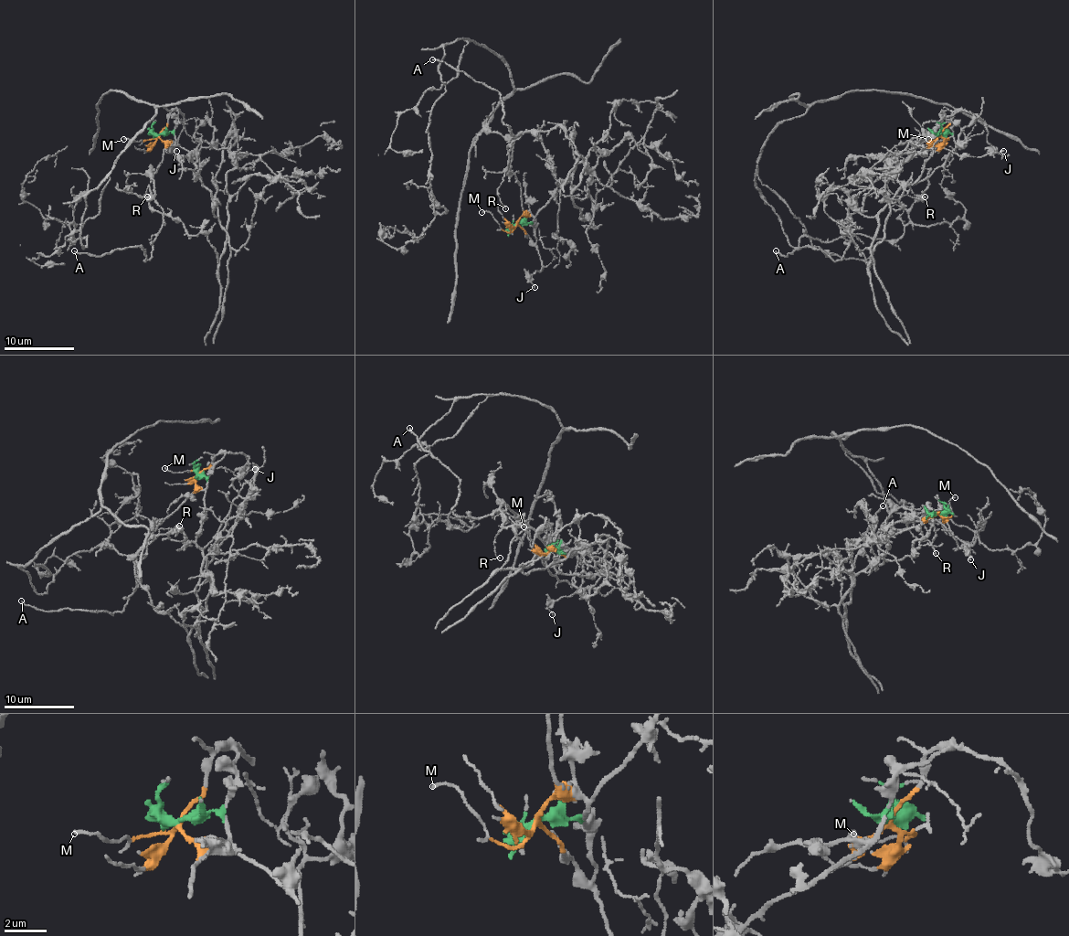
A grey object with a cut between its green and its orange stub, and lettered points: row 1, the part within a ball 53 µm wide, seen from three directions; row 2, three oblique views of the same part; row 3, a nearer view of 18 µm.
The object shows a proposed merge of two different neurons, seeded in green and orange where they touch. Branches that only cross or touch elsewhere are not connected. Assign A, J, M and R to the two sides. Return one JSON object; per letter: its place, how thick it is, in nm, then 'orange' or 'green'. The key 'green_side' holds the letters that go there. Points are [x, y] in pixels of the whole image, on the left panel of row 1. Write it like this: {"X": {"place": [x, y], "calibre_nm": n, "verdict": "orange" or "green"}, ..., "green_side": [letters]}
{"A": {"place": [74, 250], "calibre_nm": 160, "verdict": "orange"}, "J": {"place": [176, 151], "calibre_nm": 130, "verdict": "orange"}, "M": {"place": [123, 139], "calibre_nm": 150, "verdict": "orange"}, "R": {"place": [147, 196], "calibre_nm": 120, "verdict": "orange"}, "green_side": []}

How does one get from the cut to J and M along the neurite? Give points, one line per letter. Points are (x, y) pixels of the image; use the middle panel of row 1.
J: (515, 225), (531, 240), (542, 266), (531, 275), (534, 287)
M: (515, 225), (510, 231), (503, 231), (490, 212), (482, 212)

